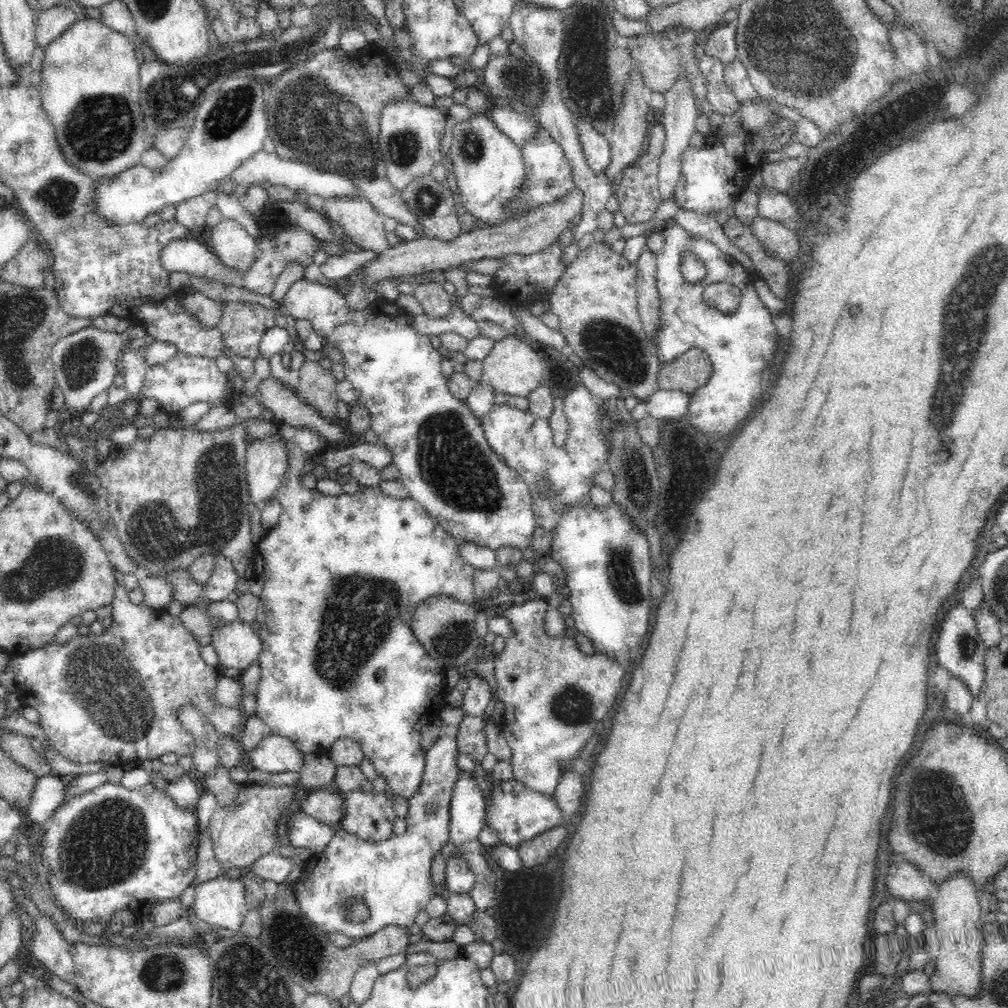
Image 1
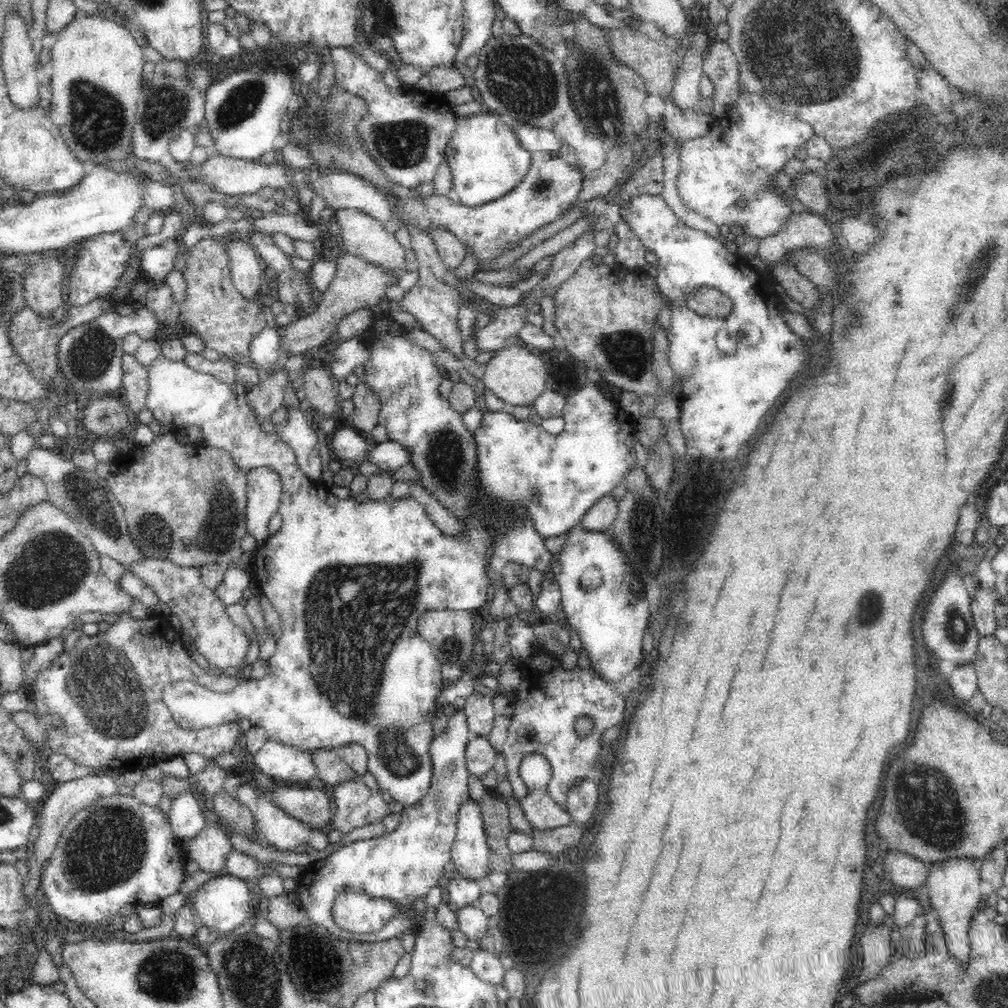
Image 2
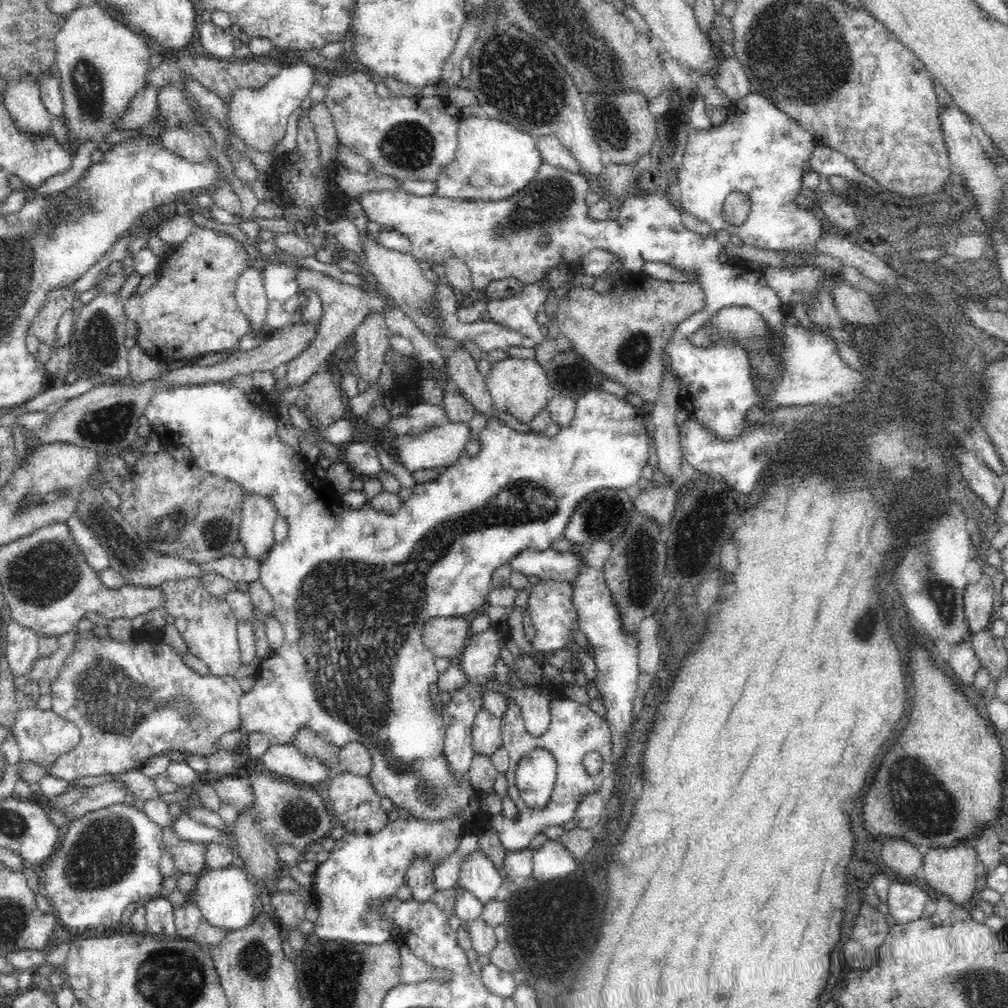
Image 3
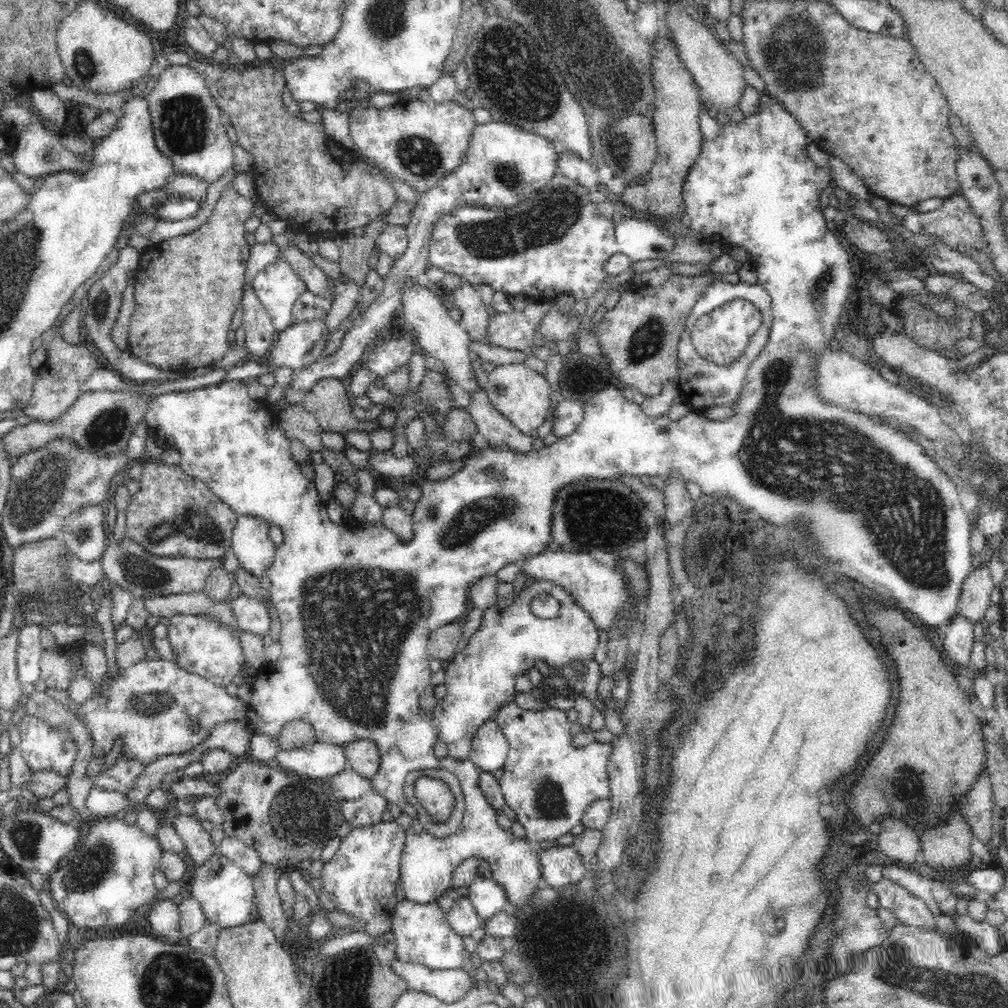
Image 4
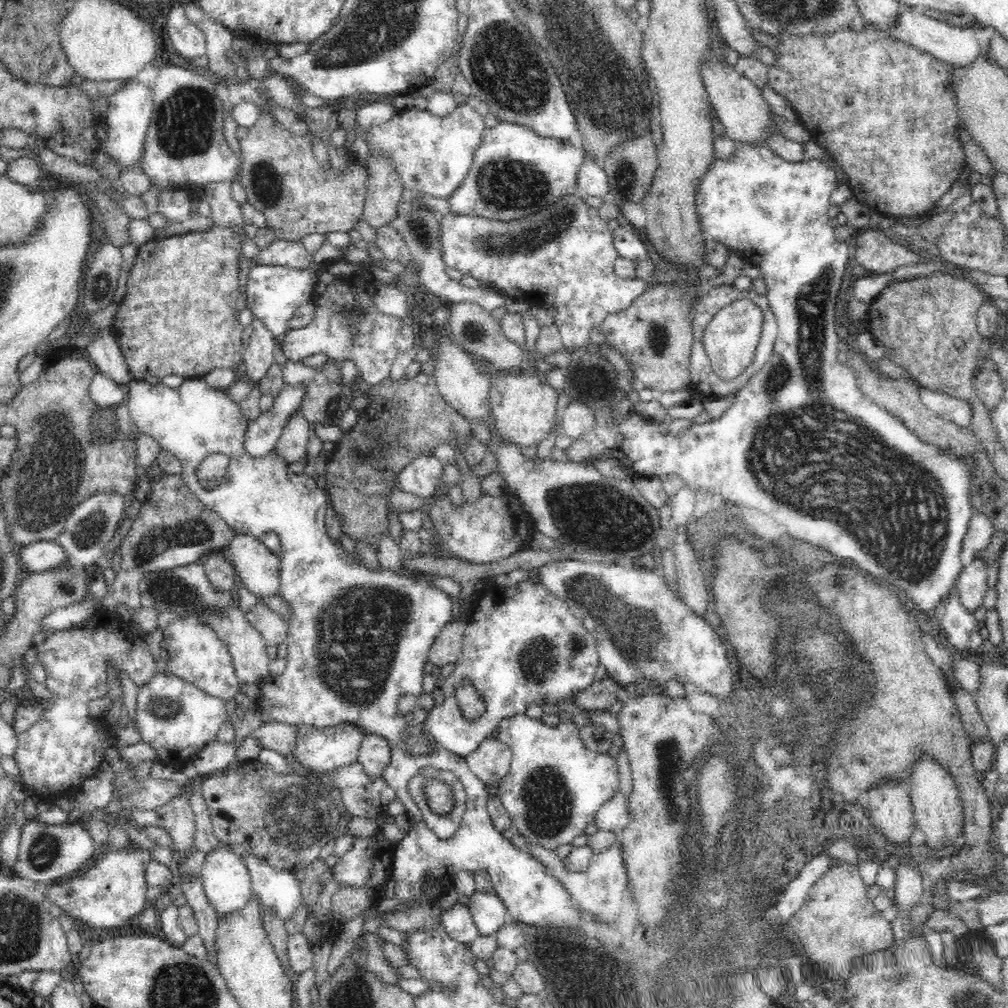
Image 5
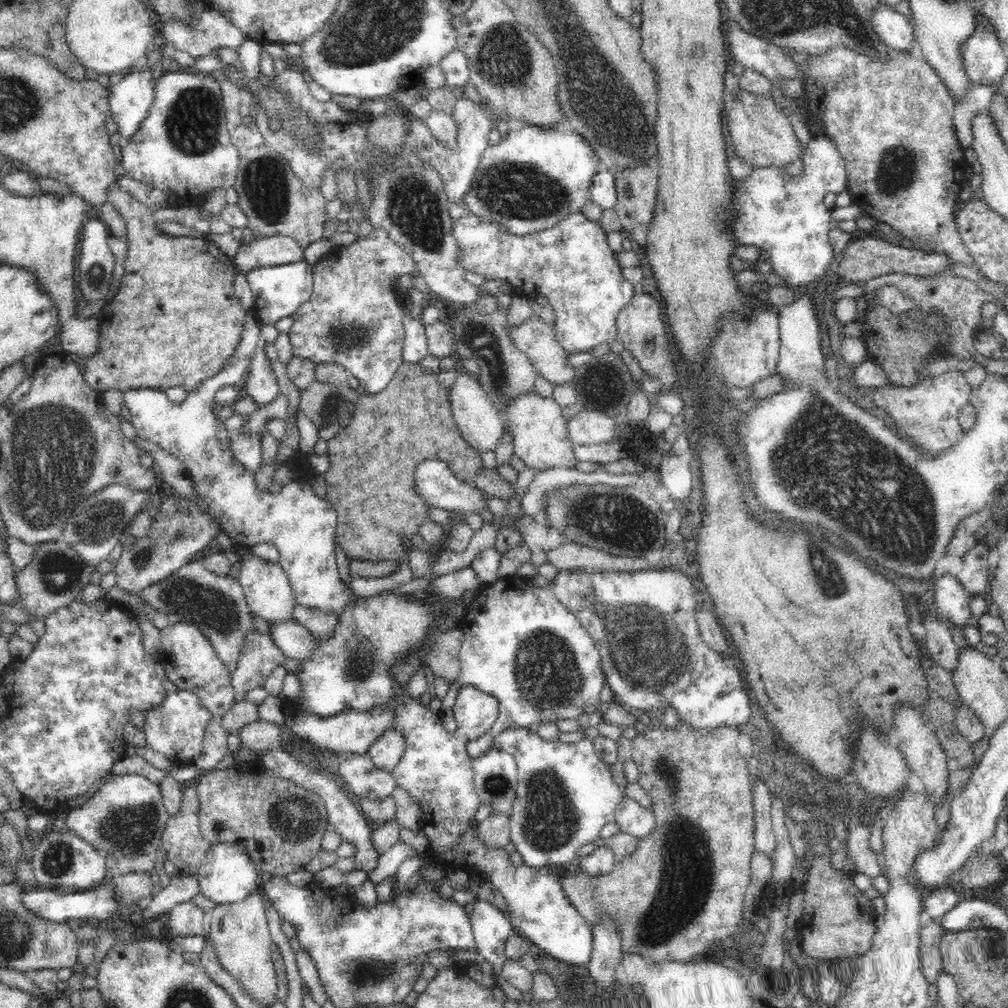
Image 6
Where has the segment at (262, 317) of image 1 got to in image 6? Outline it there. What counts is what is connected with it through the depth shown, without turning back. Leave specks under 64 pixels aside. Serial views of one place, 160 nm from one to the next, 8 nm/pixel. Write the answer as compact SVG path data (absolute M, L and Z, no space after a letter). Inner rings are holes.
M116 180L108 186L108 198L106 198L106 201L116 206L116 209L120 211L120 215L122 215L122 218L124 218L126 222L128 232L126 233L125 239L128 250L126 251L123 262L125 271L118 292L110 302L105 303L98 315L100 321L99 347L93 354L93 357L89 356L82 360L84 365L84 380L88 386L92 387L92 390L101 394L107 390L125 391L136 387L151 387L152 390L165 391L168 390L168 388L172 388L172 386L182 386L186 392L189 392L194 386L200 386L200 383L204 382L206 378L218 374L222 368L224 368L224 364L228 362L228 358L230 358L234 350L236 350L243 333L246 311L240 305L238 297L234 295L234 278L236 278L238 272L234 266L233 259L226 256L219 249L218 245L213 244L204 235L195 233L192 234L192 236L179 237L161 233L157 229L157 223L154 221L151 208L142 204L139 200L132 198L132 196L122 190L121 186L117 185Z

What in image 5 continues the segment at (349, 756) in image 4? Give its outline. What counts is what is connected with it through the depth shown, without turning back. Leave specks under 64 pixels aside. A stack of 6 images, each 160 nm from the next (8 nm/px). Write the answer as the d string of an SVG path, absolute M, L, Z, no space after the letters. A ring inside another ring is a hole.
M378 734L366 735L360 744L357 761L364 767L366 774L373 777L382 776L390 762L388 739Z

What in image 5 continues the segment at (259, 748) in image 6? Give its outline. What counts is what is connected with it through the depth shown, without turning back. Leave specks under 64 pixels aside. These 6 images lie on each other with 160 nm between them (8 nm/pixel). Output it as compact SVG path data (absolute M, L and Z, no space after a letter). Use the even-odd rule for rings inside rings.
M276 721L262 723L250 736L255 738L260 748L268 748L285 757L291 757L296 746L297 725Z

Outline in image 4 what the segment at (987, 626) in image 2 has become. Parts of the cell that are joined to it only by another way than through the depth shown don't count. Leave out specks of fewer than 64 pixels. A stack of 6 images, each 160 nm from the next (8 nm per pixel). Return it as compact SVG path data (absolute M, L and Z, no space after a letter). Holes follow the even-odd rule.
M986 566L978 567L970 572L961 588L957 612L974 624L984 622L985 612L992 604L990 596L994 585L990 574Z

